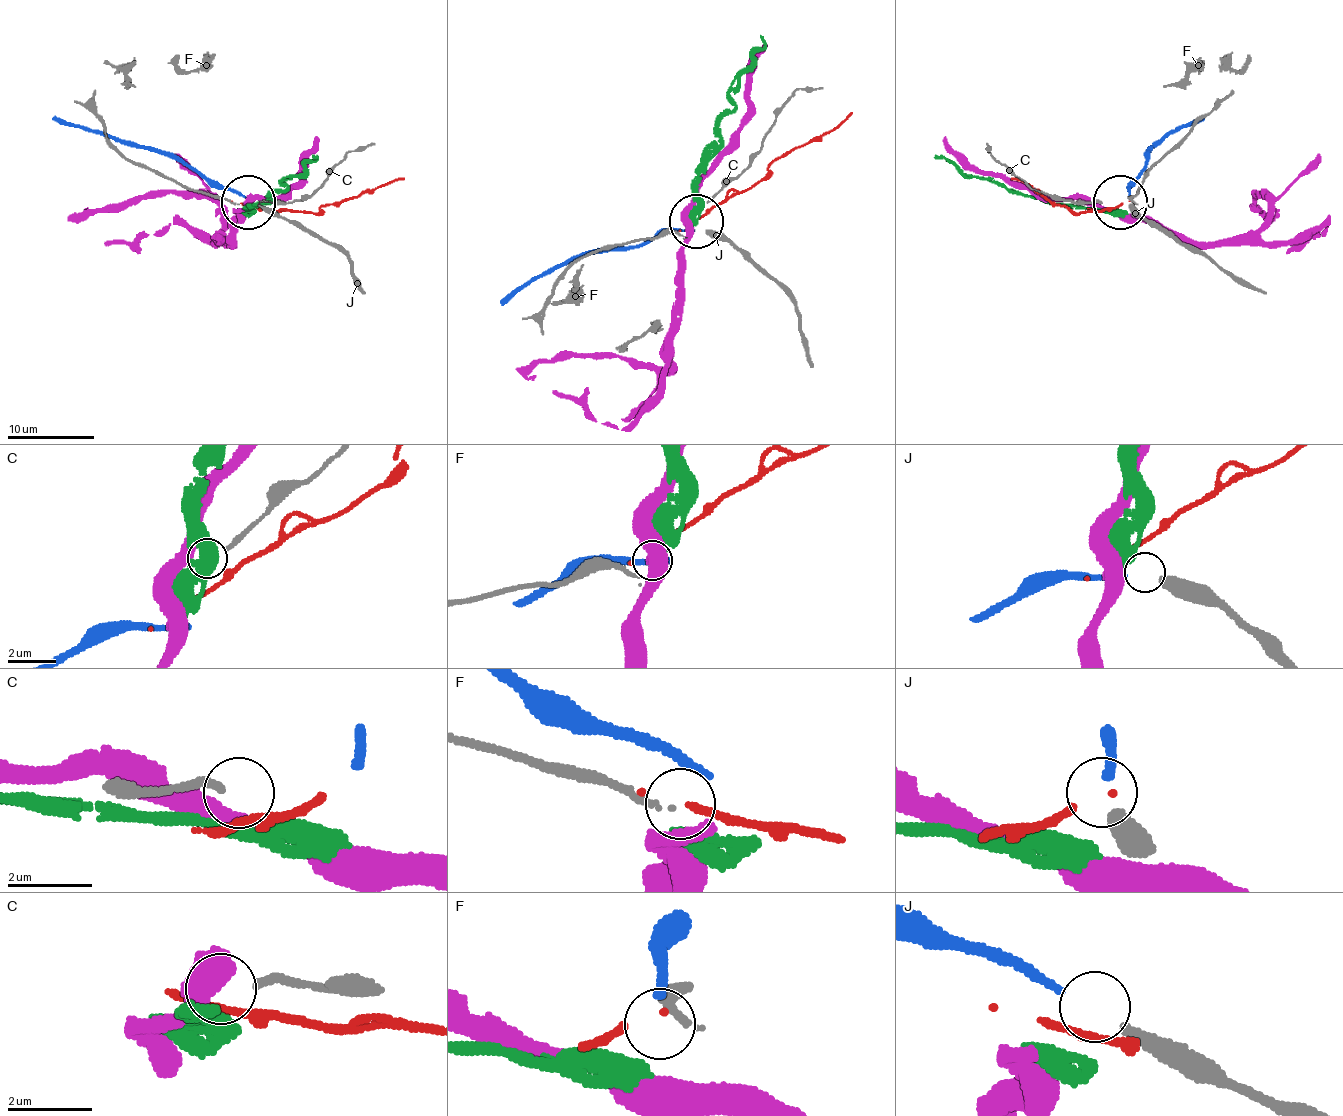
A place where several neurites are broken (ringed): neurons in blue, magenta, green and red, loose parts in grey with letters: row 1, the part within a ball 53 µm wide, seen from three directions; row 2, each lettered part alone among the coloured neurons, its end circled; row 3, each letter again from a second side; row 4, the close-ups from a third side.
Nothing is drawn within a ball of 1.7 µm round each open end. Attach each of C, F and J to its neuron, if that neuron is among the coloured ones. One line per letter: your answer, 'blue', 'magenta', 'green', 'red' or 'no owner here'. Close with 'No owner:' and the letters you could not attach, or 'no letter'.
C: no owner here
F: red
J: blue
No owner: C

